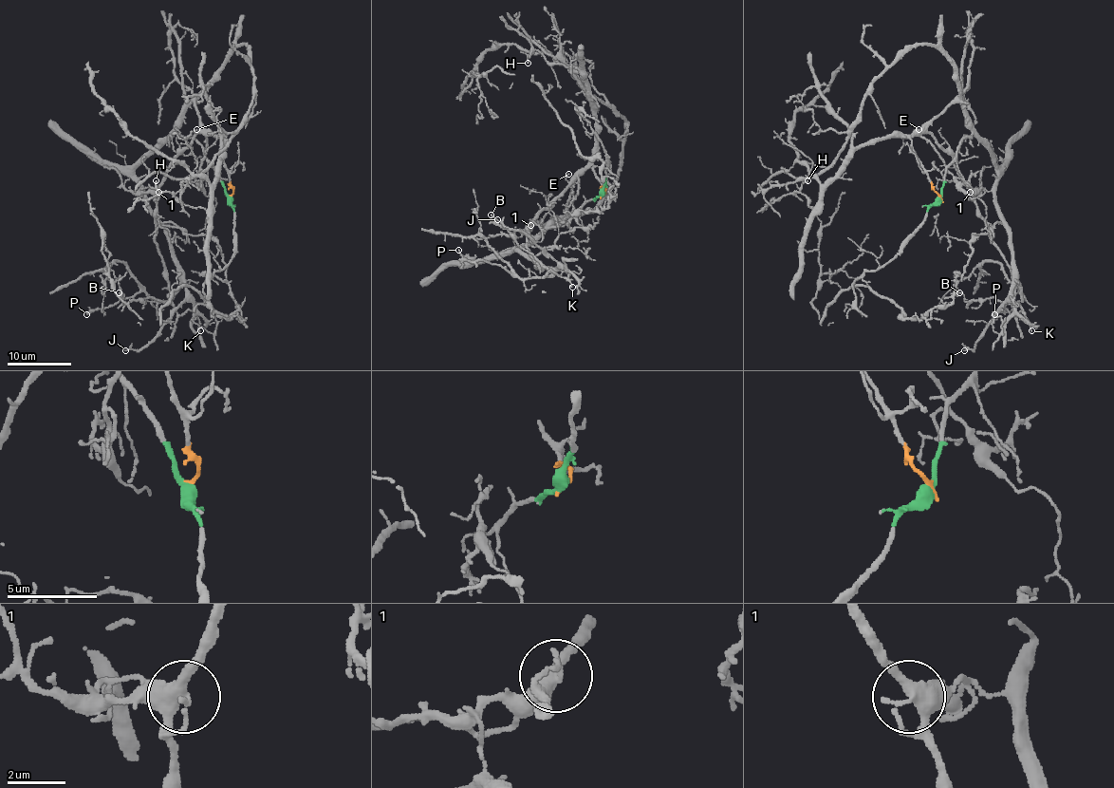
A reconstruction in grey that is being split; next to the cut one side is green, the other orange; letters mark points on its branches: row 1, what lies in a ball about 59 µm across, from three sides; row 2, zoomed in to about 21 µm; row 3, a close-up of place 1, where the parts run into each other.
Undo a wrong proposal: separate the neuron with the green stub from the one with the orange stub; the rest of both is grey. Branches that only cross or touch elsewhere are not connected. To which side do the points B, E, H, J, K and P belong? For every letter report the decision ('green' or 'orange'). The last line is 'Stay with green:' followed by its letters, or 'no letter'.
B: orange
E: orange
H: orange
J: green
K: orange
P: green
Stay with green: J, P

